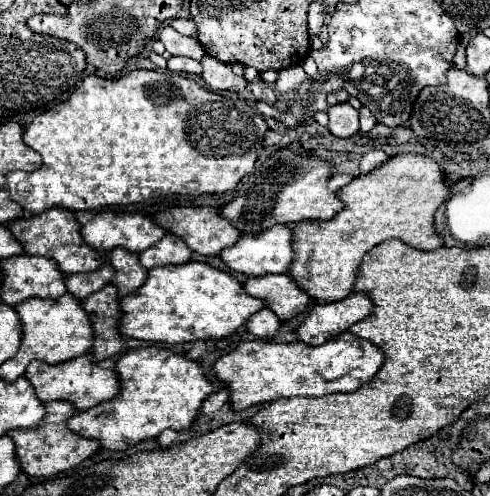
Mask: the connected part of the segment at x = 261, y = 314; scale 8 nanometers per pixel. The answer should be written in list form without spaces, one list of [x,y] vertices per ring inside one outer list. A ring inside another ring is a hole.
[[[268,307],[260,309],[250,317],[250,321],[246,321],[246,331],[260,339],[272,339],[278,327],[280,327],[280,319],[272,311],[268,311]]]

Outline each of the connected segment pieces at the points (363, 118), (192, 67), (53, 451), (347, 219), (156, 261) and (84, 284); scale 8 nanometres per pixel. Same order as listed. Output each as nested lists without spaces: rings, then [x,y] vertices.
[[[362,107],[362,109],[360,109],[360,131],[362,131],[362,133],[368,133],[374,125],[376,125],[374,115],[370,113],[370,109]]]
[[[170,57],[168,69],[178,71],[178,73],[194,73],[194,75],[202,73],[200,61],[194,61],[194,59],[188,59],[188,57]]]
[[[50,401],[44,403],[46,415],[34,429],[12,429],[6,435],[14,441],[16,445],[16,459],[20,463],[20,469],[26,475],[32,477],[52,477],[62,471],[68,471],[88,459],[100,445],[98,441],[78,437],[70,429],[66,429],[66,421],[74,415],[74,407],[68,401]]]
[[[404,153],[388,159],[378,169],[354,177],[346,187],[338,189],[338,199],[344,203],[342,211],[336,213],[328,221],[302,221],[292,227],[292,247],[294,259],[288,269],[288,275],[296,279],[298,287],[316,301],[340,301],[352,293],[354,275],[358,273],[362,257],[378,243],[386,239],[400,239],[406,245],[412,245],[420,251],[434,251],[442,245],[442,235],[434,229],[434,211],[448,199],[450,187],[444,183],[444,173],[440,171],[438,163],[430,157]]]
[[[166,233],[156,245],[140,251],[138,259],[140,259],[140,265],[144,269],[152,269],[152,267],[158,267],[158,265],[188,263],[190,255],[192,255],[192,251],[186,247],[186,243],[182,239]]]
[[[102,263],[102,267],[96,269],[96,271],[66,276],[65,284],[68,293],[77,299],[84,299],[84,297],[100,291],[100,287],[108,285],[112,277],[114,277],[114,269],[112,269],[108,263]]]

